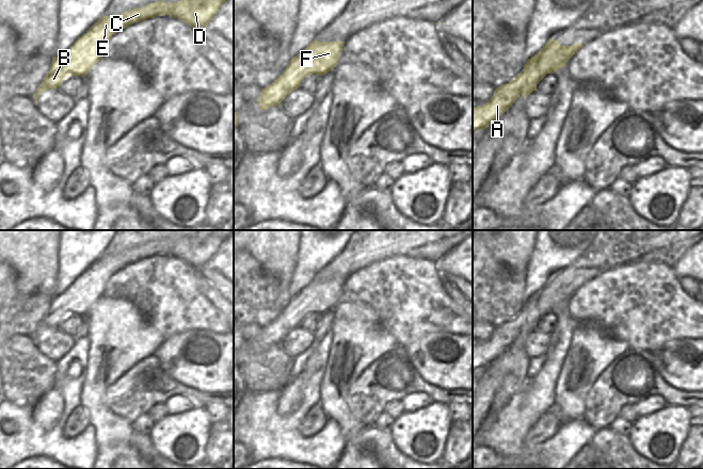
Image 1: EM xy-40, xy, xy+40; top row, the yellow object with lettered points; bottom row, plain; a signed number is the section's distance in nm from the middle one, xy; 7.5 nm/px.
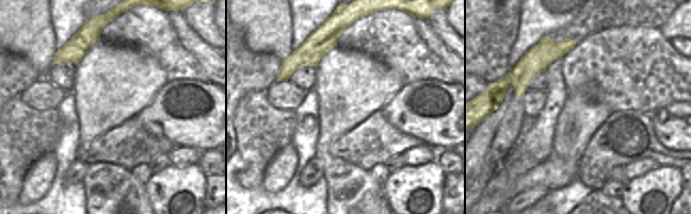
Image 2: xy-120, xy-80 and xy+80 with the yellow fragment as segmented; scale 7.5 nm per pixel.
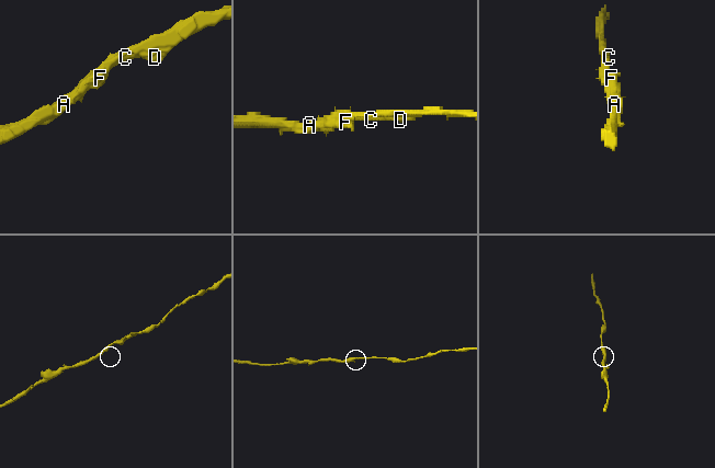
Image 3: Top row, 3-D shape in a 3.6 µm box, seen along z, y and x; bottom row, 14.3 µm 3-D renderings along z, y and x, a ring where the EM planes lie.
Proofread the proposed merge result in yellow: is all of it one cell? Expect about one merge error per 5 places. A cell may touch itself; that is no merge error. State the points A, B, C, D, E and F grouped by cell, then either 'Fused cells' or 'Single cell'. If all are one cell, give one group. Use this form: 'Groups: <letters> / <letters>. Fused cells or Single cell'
Groups: A B C D E F. Single cell.

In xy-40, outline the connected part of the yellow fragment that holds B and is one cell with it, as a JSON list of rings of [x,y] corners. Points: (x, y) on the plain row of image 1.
[[[217,236],[181,238],[177,242],[156,240],[115,255],[103,254],[66,291],[52,297],[49,310],[33,335],[35,342],[41,331],[59,327],[68,314],[84,317],[103,295],[108,279],[126,265],[147,257],[170,254],[194,268],[201,268],[210,261],[224,241]]]

